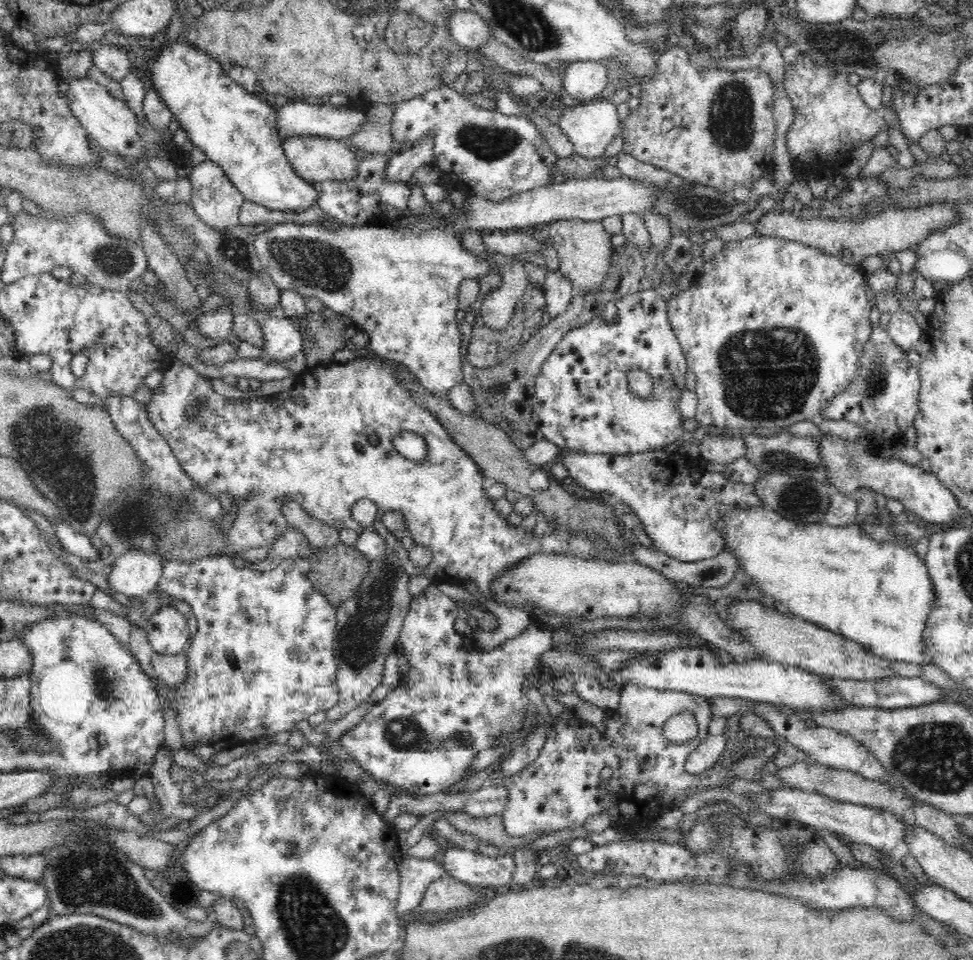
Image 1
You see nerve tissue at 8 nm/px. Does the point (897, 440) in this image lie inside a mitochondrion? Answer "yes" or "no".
no

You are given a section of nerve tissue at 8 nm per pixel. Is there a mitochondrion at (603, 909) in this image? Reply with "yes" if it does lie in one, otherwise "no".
no

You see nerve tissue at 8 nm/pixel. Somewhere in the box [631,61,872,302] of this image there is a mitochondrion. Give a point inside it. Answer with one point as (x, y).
(732, 125)

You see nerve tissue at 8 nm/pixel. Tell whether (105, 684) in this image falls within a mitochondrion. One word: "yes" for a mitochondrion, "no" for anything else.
yes

